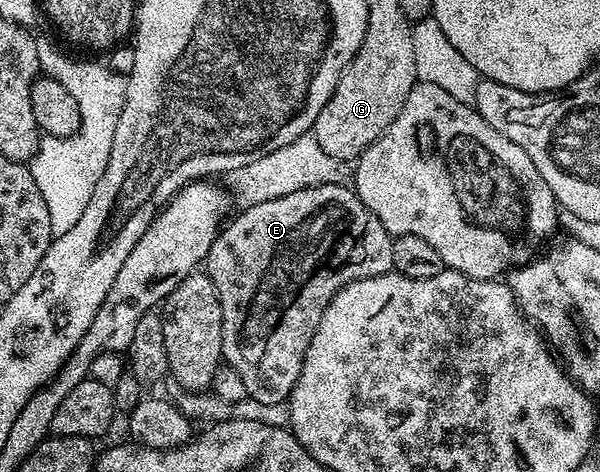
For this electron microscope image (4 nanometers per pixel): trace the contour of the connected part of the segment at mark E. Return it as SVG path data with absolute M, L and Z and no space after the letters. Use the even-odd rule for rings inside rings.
M318 185L317 187L298 189L298 193L286 193L286 197L278 197L274 201L262 201L262 205L244 207L241 212L241 215L232 224L228 223L220 231L213 244L210 245L206 258L206 274L210 277L210 281L214 281L214 289L218 293L218 301L222 309L223 362L234 368L238 377L242 377L249 399L262 405L274 405L275 403L284 403L292 394L294 385L298 381L298 373L302 373L302 361L306 357L310 337L314 337L314 333L322 321L322 313L326 309L326 305L330 305L332 298L348 283L359 279L378 277L392 270L393 236L388 234L382 221L378 221L378 217L374 217L374 213L370 213L370 209L366 209L366 205L362 205L355 190L348 185Z

